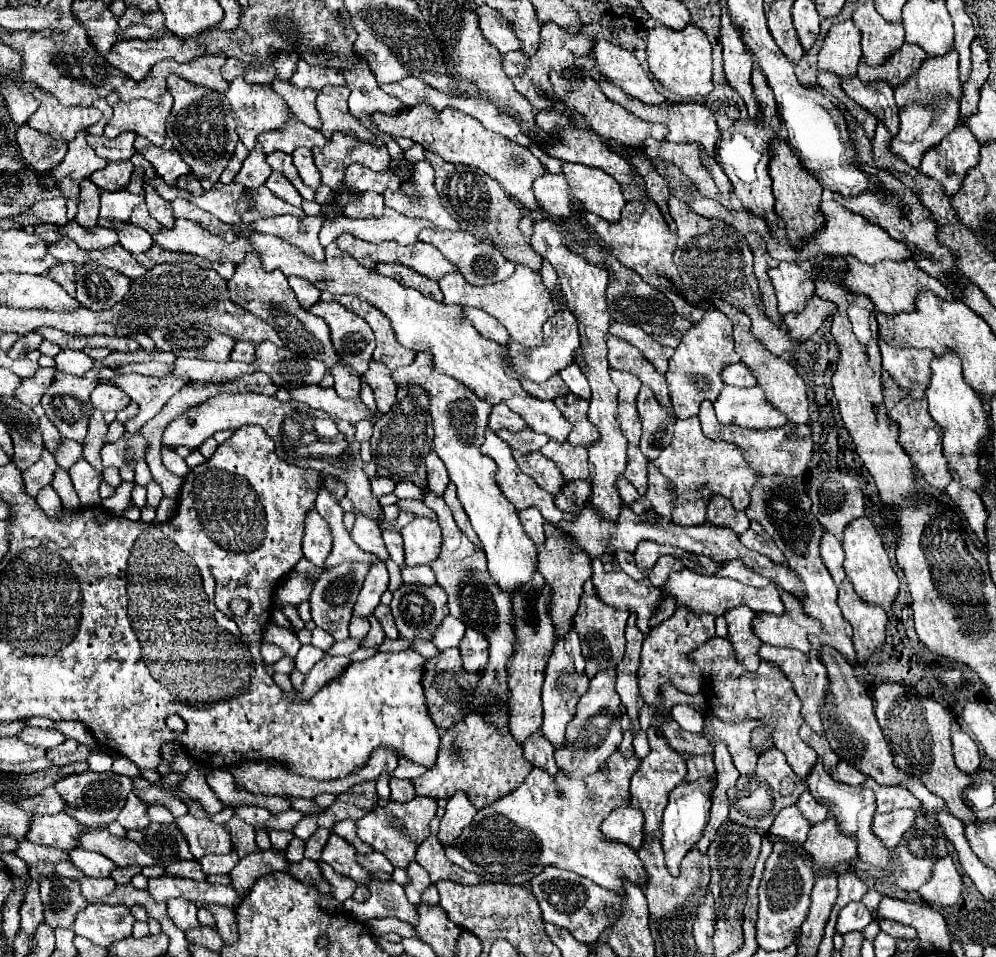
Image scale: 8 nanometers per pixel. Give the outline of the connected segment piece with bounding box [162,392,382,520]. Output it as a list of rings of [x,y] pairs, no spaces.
[[[246,392],[246,394],[218,394],[208,398],[204,404],[200,404],[196,410],[192,410],[192,418],[176,418],[172,420],[162,436],[162,442],[168,446],[188,446],[192,452],[200,448],[200,444],[208,438],[212,438],[220,430],[228,428],[240,428],[246,424],[258,424],[266,430],[266,434],[276,442],[276,454],[280,460],[288,464],[296,464],[302,468],[312,468],[320,470],[326,476],[332,474],[346,482],[348,492],[346,496],[354,502],[354,508],[360,510],[364,516],[380,520],[382,518],[382,508],[378,500],[370,492],[370,480],[364,474],[362,458],[360,458],[360,444],[354,440],[354,426],[346,420],[336,420],[338,426],[338,436],[336,438],[320,438],[314,430],[306,430],[302,420],[304,416],[310,420],[324,418],[326,412],[314,410],[310,406],[304,406],[302,402],[280,402],[274,400],[274,396],[264,396],[256,392]]]

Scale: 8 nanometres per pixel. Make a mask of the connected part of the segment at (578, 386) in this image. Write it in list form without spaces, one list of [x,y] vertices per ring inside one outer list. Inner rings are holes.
[[[572,364],[572,366],[564,368],[564,370],[560,370],[560,376],[562,376],[562,380],[566,382],[566,386],[570,388],[572,394],[576,394],[576,396],[580,396],[580,398],[584,398],[584,400],[590,398],[588,380],[586,380],[586,376],[582,374],[582,370],[580,370],[578,364]]]

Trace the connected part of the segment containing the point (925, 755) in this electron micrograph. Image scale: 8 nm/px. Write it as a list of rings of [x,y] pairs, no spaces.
[[[882,682],[874,690],[874,706],[876,706],[876,720],[884,732],[886,742],[892,748],[896,758],[896,766],[902,770],[912,772],[922,784],[936,796],[940,796],[950,814],[960,818],[964,824],[978,822],[972,814],[972,808],[962,800],[962,792],[974,784],[970,774],[964,774],[956,768],[952,758],[952,744],[950,744],[950,726],[952,716],[944,706],[934,702],[932,698],[920,696],[912,692],[910,686],[904,682]]]

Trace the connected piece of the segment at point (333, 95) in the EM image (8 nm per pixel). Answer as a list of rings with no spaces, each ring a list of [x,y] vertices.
[[[324,86],[318,92],[316,108],[322,120],[322,134],[330,138],[334,132],[346,132],[352,136],[360,136],[360,140],[380,146],[382,142],[348,112],[348,96],[348,86]]]

